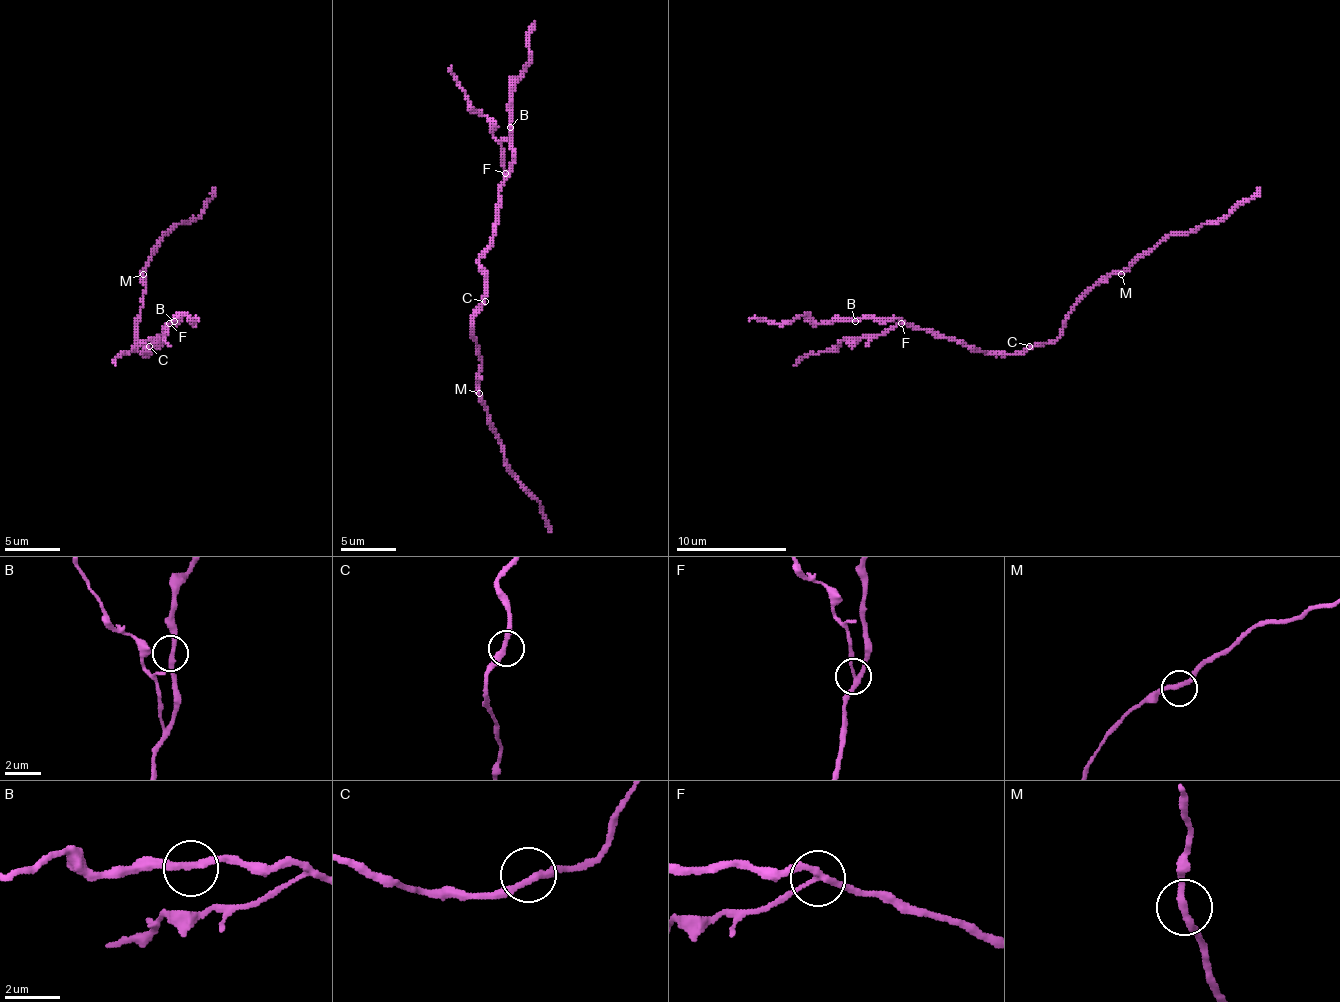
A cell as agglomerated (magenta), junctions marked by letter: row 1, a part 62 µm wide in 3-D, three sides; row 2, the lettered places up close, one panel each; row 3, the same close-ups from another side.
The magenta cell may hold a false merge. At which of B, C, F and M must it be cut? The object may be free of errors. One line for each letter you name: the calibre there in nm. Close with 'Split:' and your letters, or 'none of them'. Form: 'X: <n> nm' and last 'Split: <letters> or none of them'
F: 200 nm
Split: F

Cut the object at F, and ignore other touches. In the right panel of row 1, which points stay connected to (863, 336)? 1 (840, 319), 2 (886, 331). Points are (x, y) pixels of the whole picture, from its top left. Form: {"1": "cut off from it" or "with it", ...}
{"1": "cut off from it", "2": "with it"}

